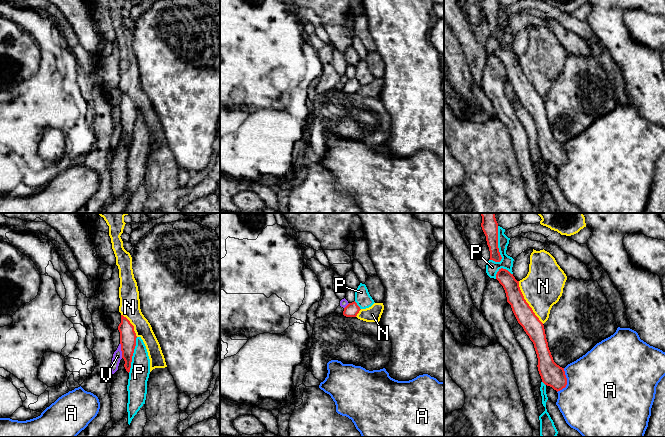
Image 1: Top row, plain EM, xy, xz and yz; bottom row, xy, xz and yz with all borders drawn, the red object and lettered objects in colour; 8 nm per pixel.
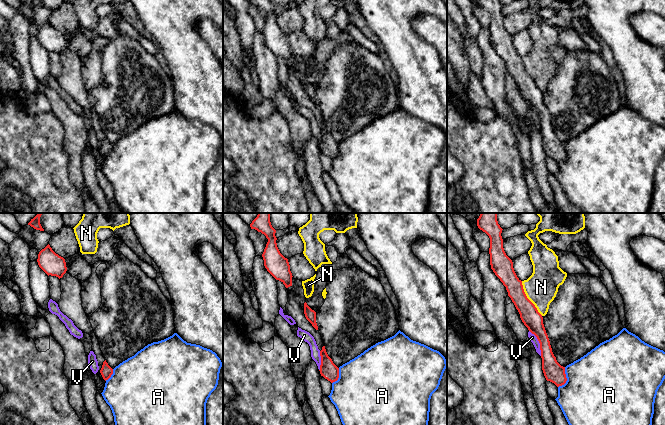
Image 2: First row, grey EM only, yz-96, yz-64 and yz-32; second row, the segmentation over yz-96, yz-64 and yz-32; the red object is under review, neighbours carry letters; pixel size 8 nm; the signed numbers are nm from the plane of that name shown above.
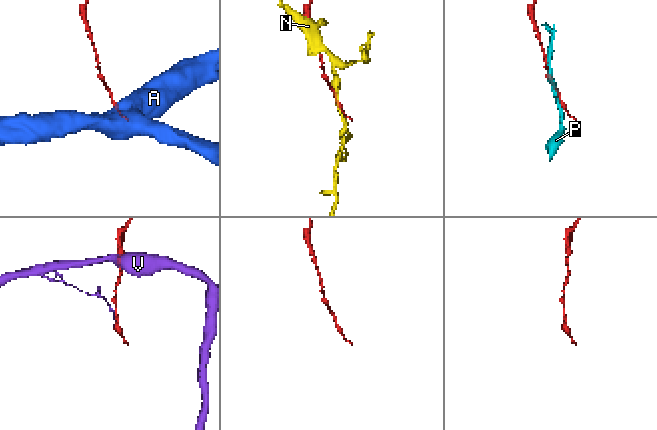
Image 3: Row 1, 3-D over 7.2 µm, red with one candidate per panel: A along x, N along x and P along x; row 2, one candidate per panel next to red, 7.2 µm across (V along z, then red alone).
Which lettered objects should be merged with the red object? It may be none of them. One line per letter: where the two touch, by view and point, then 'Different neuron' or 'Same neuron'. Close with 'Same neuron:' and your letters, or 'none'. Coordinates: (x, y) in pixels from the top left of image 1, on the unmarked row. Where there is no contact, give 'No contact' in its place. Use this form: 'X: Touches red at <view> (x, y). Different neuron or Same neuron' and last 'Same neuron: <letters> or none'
A: Touches red at yz (566, 157). Different neuron
N: Touches red at yz (526, 78). Different neuron
P: Touches red at yz (497, 22). Different neuron
V: Touches red at xy (121, 126). Different neuron
Same neuron: none

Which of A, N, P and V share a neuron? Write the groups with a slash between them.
A / N / P / V

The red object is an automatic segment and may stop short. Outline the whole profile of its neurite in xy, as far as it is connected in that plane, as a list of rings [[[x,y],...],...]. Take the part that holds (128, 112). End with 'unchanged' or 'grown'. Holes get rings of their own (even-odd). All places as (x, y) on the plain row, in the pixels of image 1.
[[[121,91],[121,99],[118,102],[118,106],[120,108],[122,134],[125,137],[124,143],[129,149],[137,112],[134,107],[134,102],[123,91]]]; unchanged

